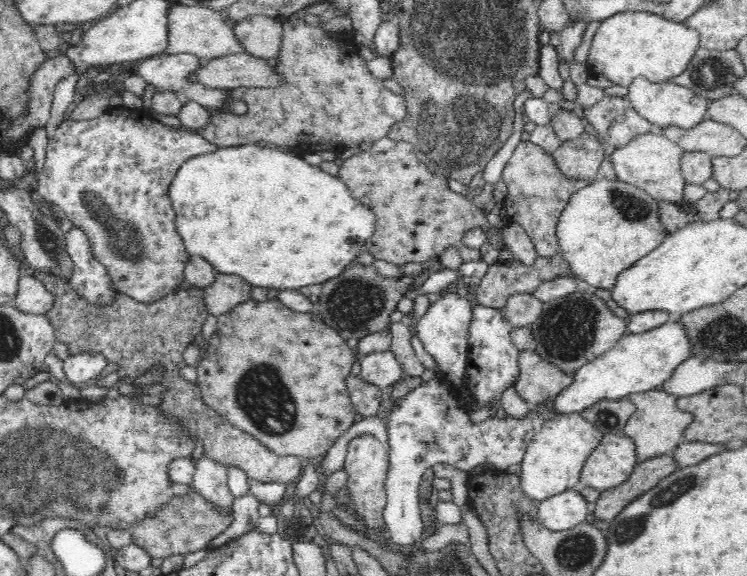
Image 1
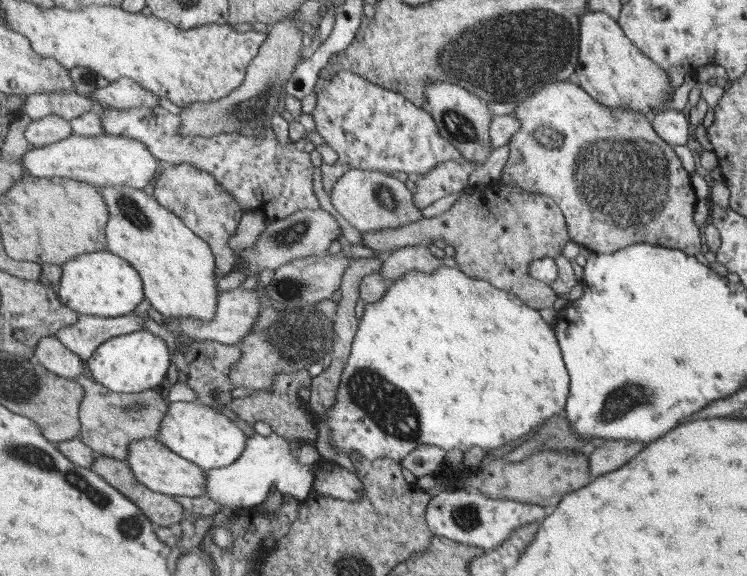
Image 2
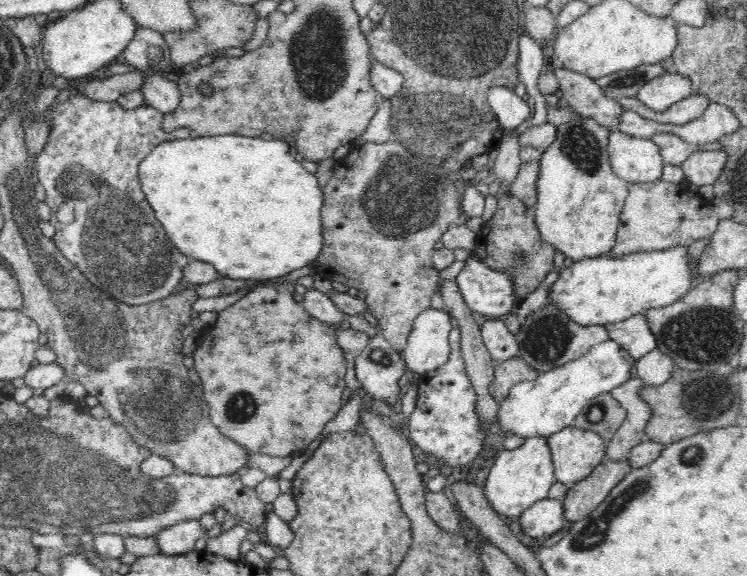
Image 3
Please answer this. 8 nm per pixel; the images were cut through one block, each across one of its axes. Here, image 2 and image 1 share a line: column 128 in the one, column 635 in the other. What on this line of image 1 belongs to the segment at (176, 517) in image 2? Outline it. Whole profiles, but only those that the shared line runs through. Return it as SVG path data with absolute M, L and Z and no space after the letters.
M660 455L648 460L639 461L622 484L600 491L591 519L614 520L624 508L627 508L638 496L648 492L664 476L670 476L677 470L674 457Z

